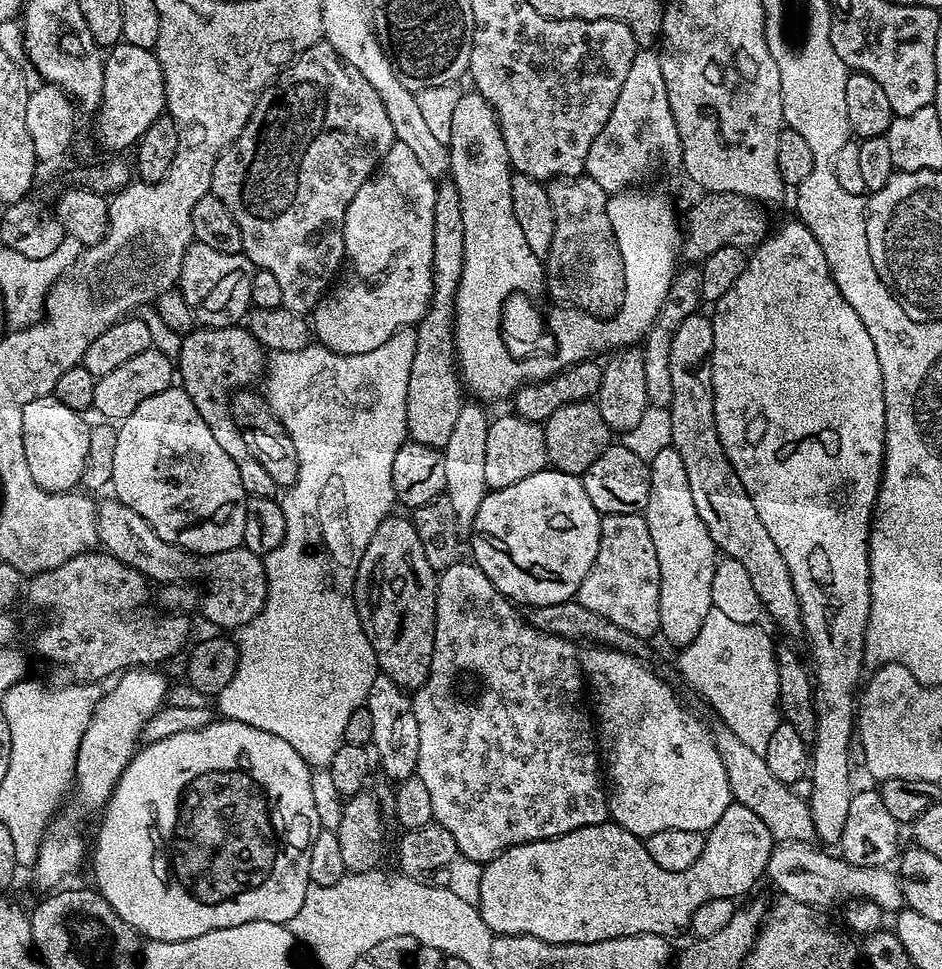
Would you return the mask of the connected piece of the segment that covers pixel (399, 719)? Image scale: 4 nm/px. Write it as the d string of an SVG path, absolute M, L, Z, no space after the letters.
M383 674L377 675L366 707L370 710L370 719L374 725L371 747L374 749L378 768L381 768L383 779L399 782L416 775L418 766L418 718L414 718L412 696L403 688Z

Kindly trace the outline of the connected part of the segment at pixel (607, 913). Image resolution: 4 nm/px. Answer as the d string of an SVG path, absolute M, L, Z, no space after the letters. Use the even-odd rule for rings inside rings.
M735 802L726 810L726 814L722 814L722 818L718 818L715 826L706 833L704 849L698 858L698 862L694 862L694 866L690 866L690 870L682 870L681 872L662 870L662 866L658 866L658 862L654 862L654 858L650 858L650 854L644 849L644 840L639 836L630 834L630 830L622 830L622 826L611 822L595 824L594 826L582 826L578 830L570 830L570 834L555 836L553 840L515 844L513 848L505 848L504 851L499 852L496 857L484 865L482 894L478 907L486 926L496 936L533 936L542 942L550 942L551 944L602 942L610 938L637 936L638 934L658 934L659 936L671 937L672 932L680 932L683 928L685 931L691 925L694 910L698 910L698 906L702 906L702 902L710 902L719 896L741 898L740 896L746 895L759 882L760 876L762 880L762 877L767 873L768 859L773 847L774 841L765 823L752 810L748 810L746 806Z

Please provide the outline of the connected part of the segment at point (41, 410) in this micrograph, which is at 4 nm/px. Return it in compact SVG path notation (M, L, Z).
M56 396L34 398L34 402L22 405L22 446L26 446L26 466L30 466L30 474L34 482L47 492L70 492L81 483L83 468L86 466L87 450L90 445L91 427L79 412L70 410L70 406L62 406Z

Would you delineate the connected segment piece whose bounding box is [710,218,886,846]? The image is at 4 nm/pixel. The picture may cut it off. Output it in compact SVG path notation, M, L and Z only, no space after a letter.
M792 218L789 224L773 231L760 244L757 244L748 264L738 274L738 282L722 294L714 302L716 308L710 312L714 326L714 350L712 351L712 385L714 386L714 422L718 426L718 438L722 442L722 450L726 450L726 458L730 458L730 466L742 478L742 486L746 486L746 494L750 494L750 502L754 502L754 510L762 526L770 534L770 539L785 560L790 570L790 578L794 582L794 590L800 603L800 617L804 623L803 635L808 636L808 648L816 661L810 664L814 673L814 699L816 702L816 733L810 742L810 781L812 793L806 796L809 813L813 818L814 830L819 843L839 845L842 830L846 826L846 814L850 811L850 798L854 791L852 772L848 769L848 751L854 748L854 693L861 683L860 671L866 668L864 663L864 635L870 618L870 566L868 565L868 537L872 534L872 521L876 511L876 499L880 489L880 479L884 473L884 435L886 434L886 398L882 390L882 366L878 366L878 354L874 351L874 341L866 326L862 326L862 318L854 314L854 308L838 290L832 277L830 266L826 262L826 254L822 254L822 246L818 246L818 238L799 219Z

